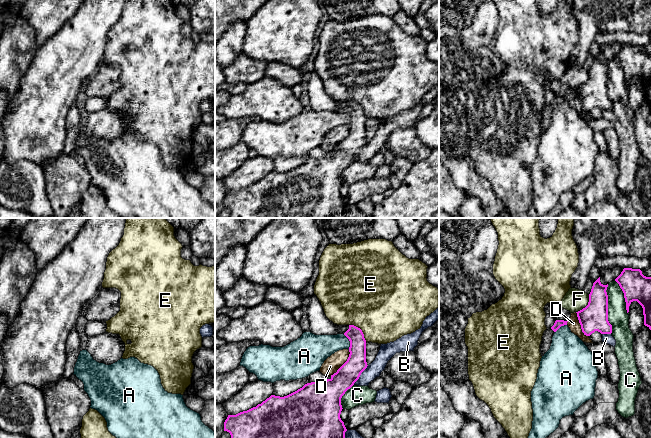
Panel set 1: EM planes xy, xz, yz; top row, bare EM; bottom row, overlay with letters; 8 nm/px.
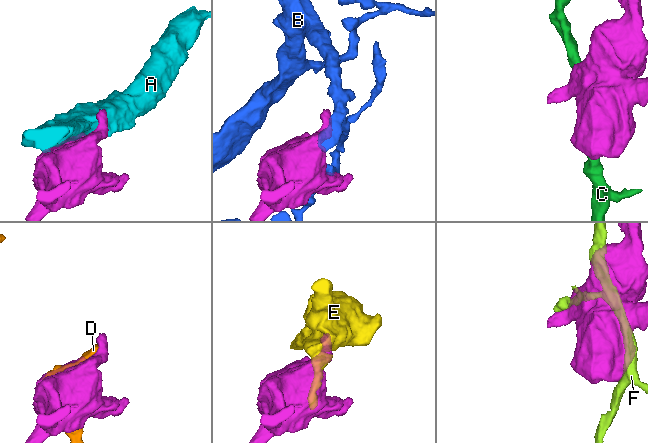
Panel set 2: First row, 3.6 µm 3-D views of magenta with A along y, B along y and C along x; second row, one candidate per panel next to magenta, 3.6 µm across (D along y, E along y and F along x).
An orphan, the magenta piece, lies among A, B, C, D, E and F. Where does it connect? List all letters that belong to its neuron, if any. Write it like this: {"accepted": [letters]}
{"accepted": []}

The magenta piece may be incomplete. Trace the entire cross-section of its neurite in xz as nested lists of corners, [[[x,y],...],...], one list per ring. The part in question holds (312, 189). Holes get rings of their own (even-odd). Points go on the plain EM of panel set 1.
[[[338,101],[338,109],[344,110],[350,117],[349,133],[347,137],[331,151],[330,155],[305,160],[297,167],[284,172],[271,171],[261,180],[236,191],[228,191],[224,198],[224,207],[231,211],[229,218],[347,218],[344,198],[340,194],[342,187],[341,174],[359,155],[361,149],[367,144],[366,116],[362,106],[354,101]]]

